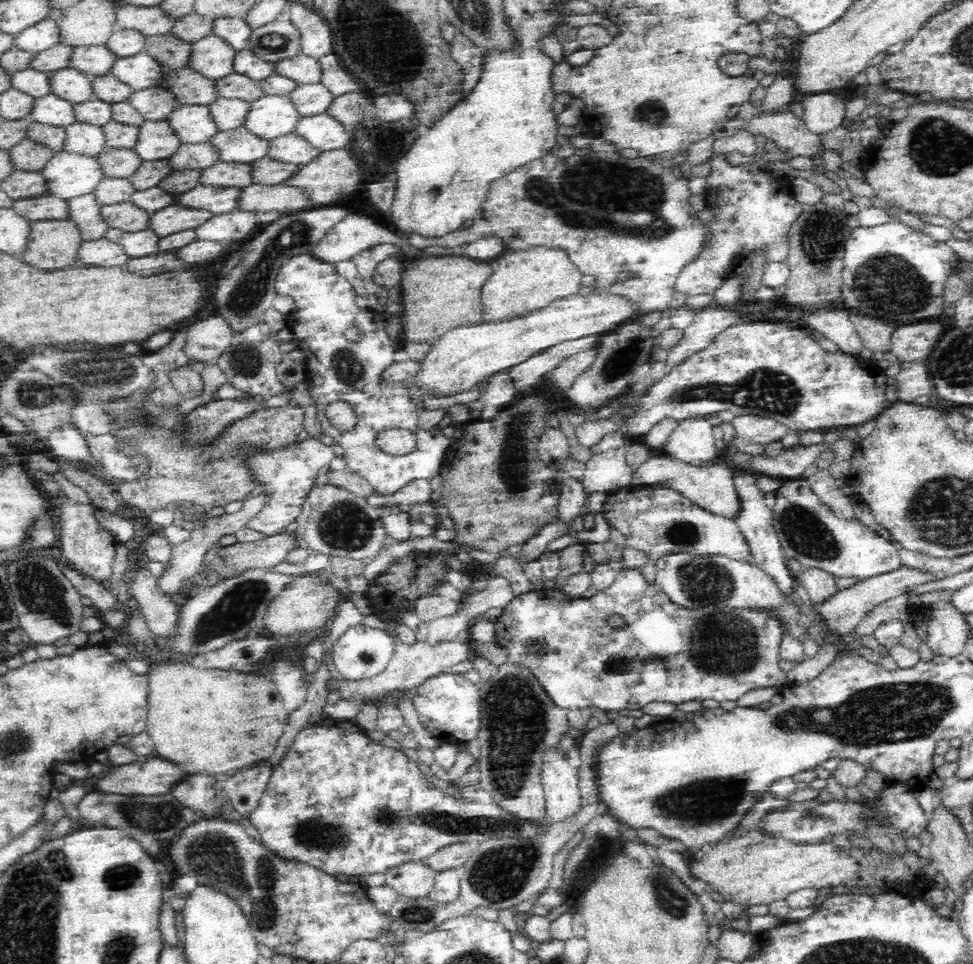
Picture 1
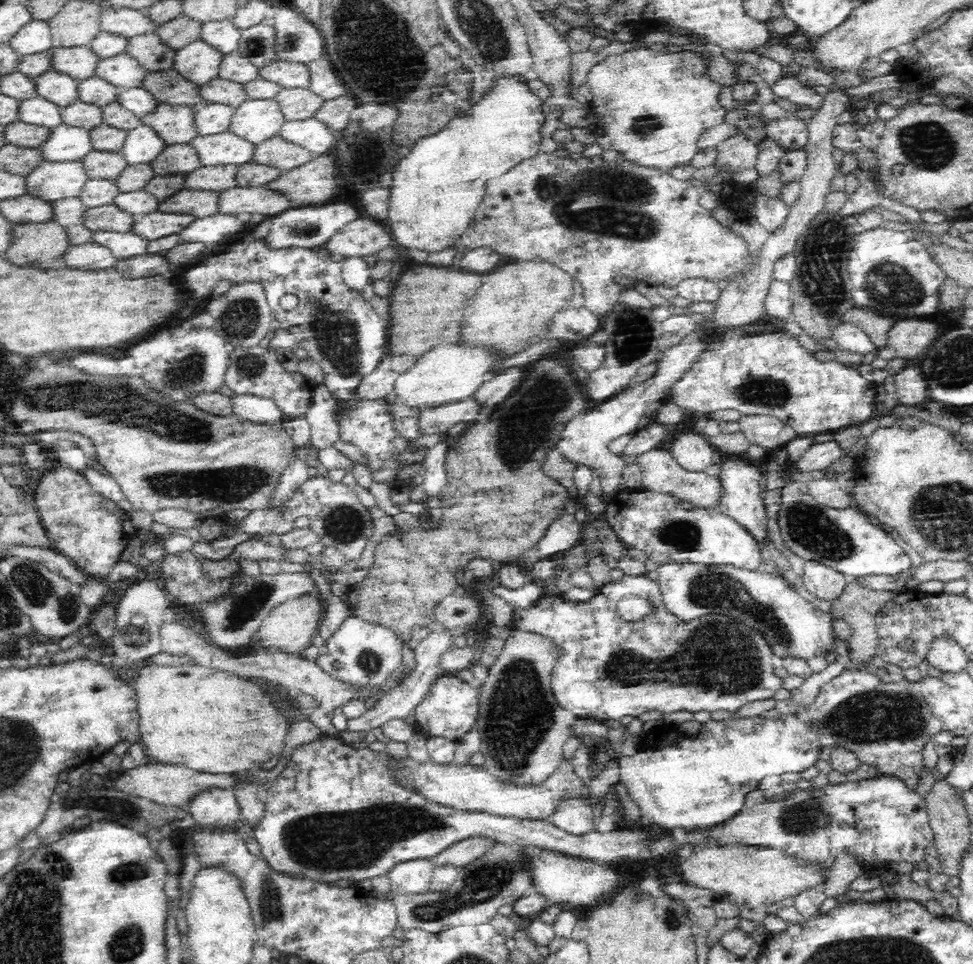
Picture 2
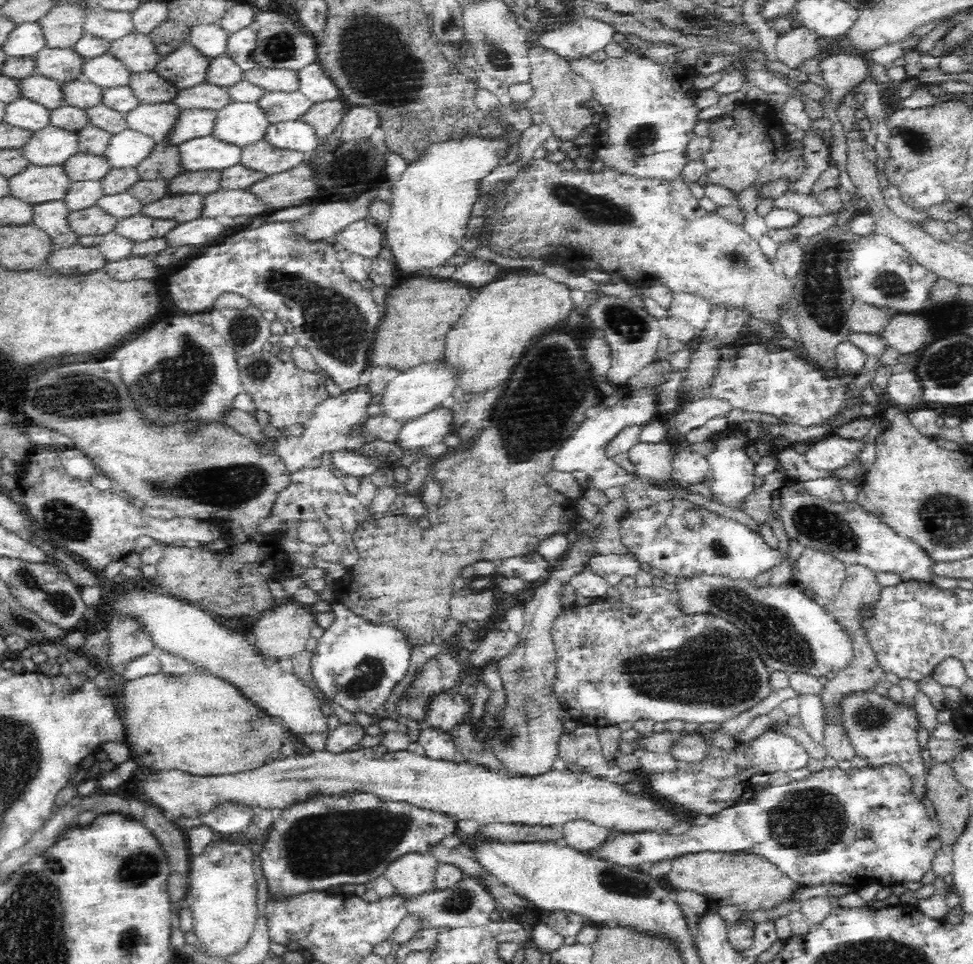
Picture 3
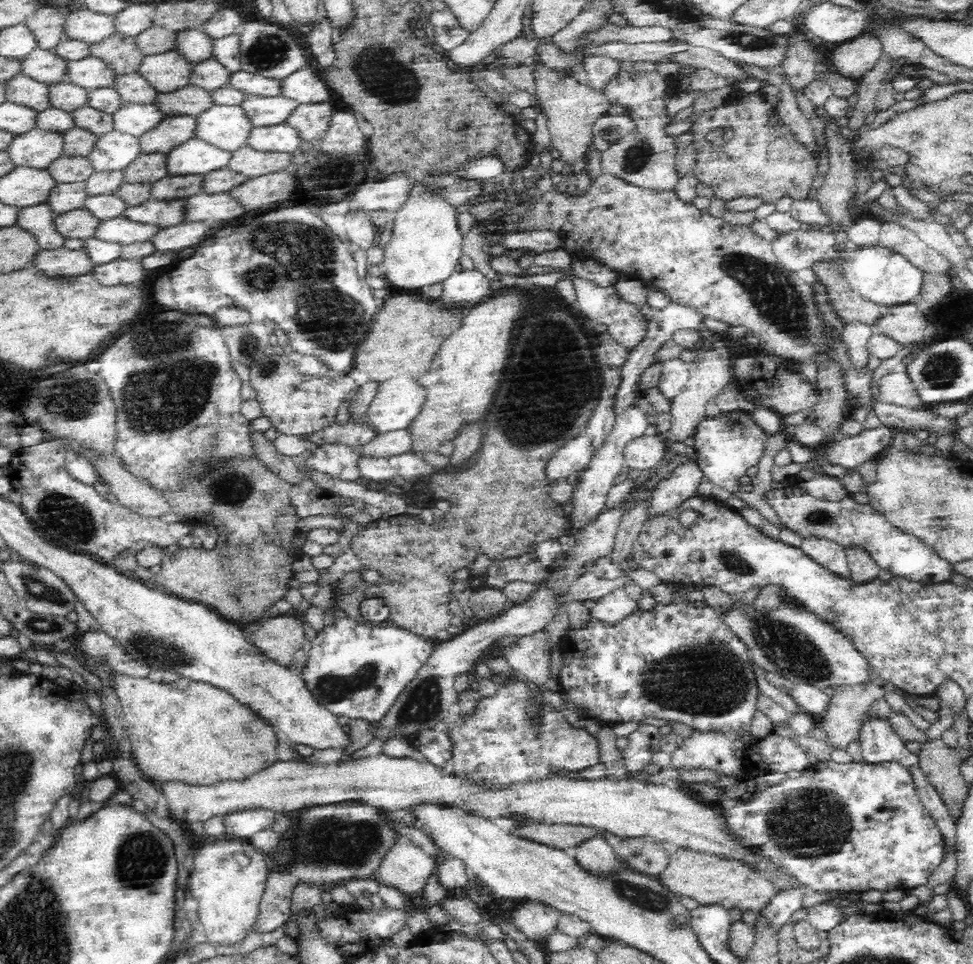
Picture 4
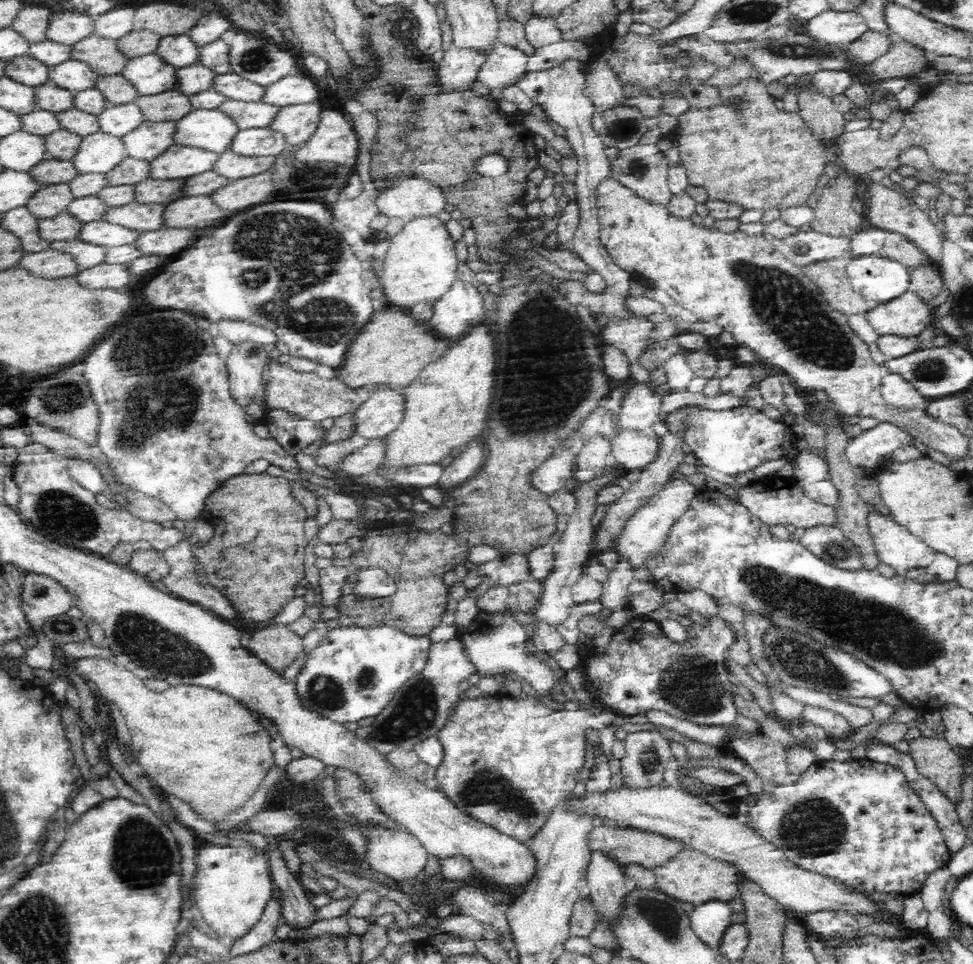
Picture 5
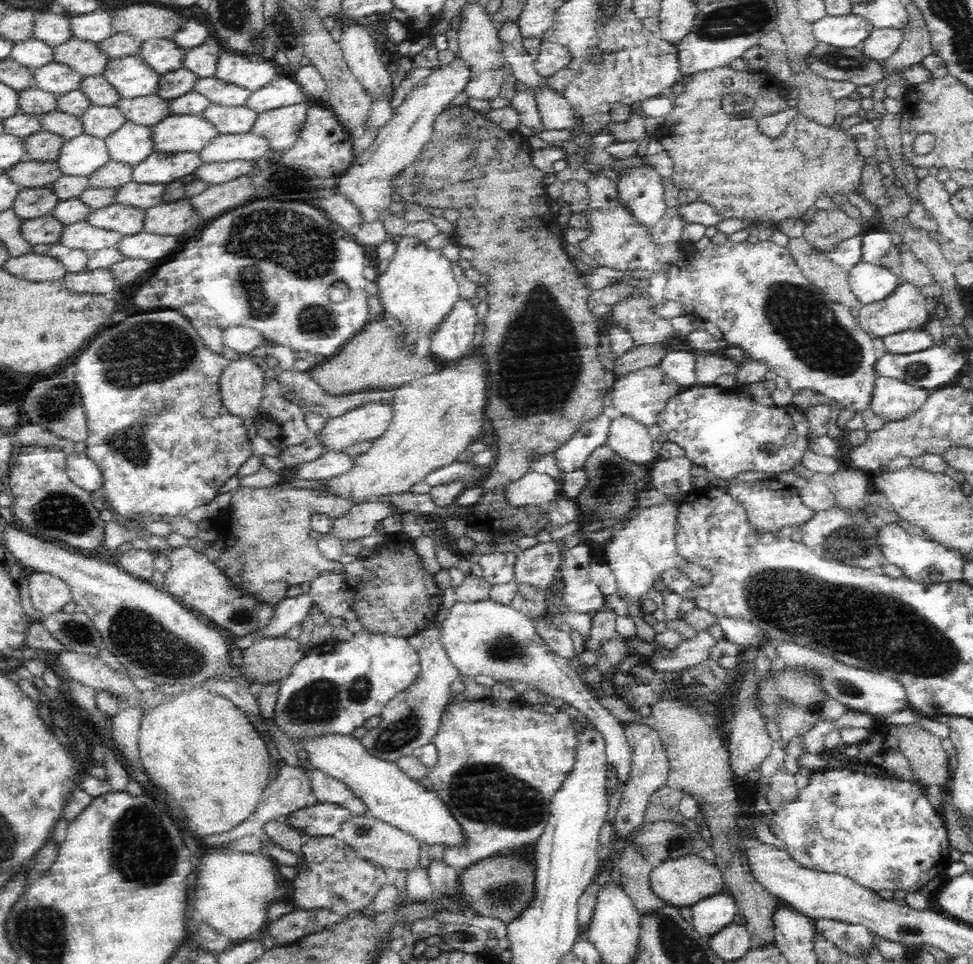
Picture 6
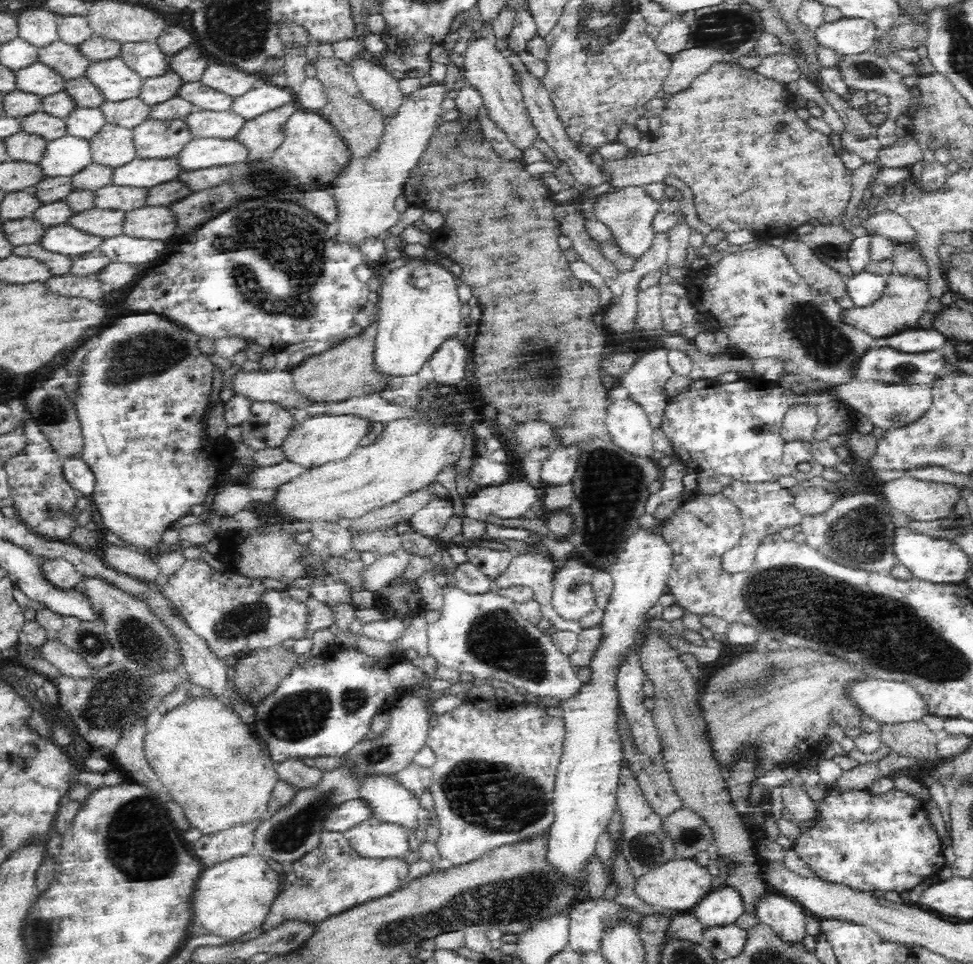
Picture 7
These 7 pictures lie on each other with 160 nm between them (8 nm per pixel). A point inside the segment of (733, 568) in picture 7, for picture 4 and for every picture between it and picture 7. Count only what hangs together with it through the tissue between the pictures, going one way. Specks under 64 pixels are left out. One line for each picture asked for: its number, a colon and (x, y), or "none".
4: (851, 525)
5: (790, 505)
6: (768, 510)

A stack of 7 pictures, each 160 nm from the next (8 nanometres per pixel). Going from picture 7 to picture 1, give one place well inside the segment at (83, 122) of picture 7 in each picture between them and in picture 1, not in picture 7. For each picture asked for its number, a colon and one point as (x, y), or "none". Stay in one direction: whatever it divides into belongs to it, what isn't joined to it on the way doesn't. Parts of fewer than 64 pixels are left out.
1: (194, 124)
2: (175, 124)
3: (157, 121)
4: (137, 120)
5: (120, 120)
6: (101, 121)

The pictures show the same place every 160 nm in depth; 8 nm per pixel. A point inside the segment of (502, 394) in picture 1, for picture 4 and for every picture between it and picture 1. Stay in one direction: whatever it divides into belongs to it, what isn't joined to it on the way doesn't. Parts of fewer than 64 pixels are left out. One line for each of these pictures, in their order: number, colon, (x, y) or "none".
2: (438, 419)
3: (429, 428)
4: (392, 443)

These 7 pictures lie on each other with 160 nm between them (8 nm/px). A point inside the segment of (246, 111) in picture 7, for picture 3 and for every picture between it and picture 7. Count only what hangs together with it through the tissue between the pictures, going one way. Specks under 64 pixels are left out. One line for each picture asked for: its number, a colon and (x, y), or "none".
3: (315, 83)
4: (304, 86)
5: (299, 89)
6: (283, 90)

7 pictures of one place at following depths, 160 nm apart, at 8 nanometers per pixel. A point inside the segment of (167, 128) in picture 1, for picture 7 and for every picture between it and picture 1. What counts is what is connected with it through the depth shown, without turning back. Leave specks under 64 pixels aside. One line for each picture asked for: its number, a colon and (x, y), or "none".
2: (143, 144)
3: (130, 148)
4: (116, 150)
5: (99, 153)
6: (81, 156)
7: (67, 156)

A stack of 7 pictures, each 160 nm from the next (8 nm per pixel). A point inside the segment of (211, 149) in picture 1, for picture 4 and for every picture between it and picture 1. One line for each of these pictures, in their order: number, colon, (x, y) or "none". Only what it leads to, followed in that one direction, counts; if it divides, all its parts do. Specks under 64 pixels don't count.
2: (183, 158)
3: (164, 162)
4: (149, 167)

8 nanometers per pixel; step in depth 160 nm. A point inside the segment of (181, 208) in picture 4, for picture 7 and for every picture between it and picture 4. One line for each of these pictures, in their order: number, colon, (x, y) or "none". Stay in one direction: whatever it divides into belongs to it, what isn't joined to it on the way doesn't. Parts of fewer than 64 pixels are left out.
5: (146, 217)
6: (128, 220)
7: (107, 223)

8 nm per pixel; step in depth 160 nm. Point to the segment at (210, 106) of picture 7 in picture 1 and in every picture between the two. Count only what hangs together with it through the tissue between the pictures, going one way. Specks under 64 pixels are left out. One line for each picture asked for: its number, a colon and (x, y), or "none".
1: (303, 69)
2: (286, 74)
3: (272, 79)
4: (255, 84)
5: (234, 86)
6: (219, 91)

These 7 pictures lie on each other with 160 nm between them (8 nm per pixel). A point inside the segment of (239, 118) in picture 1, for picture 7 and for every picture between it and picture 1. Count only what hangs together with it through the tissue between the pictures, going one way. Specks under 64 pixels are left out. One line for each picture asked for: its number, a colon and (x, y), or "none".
2: (212, 118)
3: (197, 123)
4: (174, 130)
5: (151, 139)
6: (132, 144)
7: (114, 146)

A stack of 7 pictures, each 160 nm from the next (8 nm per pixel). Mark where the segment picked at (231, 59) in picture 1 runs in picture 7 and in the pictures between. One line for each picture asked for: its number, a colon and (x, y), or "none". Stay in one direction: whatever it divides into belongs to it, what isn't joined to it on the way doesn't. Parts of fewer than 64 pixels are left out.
2: (200, 62)
3: (186, 67)
4: (168, 72)
5: (150, 74)
6: (131, 76)
7: (118, 81)

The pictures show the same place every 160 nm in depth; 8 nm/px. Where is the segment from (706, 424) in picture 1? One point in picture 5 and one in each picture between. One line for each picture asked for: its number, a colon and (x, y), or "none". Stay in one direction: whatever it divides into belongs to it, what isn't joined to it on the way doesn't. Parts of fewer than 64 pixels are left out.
2: (692, 450)
3: (689, 467)
4: (683, 483)
5: (645, 533)

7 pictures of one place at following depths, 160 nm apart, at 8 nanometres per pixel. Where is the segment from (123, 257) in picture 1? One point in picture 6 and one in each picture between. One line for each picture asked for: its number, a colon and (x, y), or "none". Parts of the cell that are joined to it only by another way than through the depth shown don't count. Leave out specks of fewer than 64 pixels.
2: (90, 256)
3: (74, 259)
4: (61, 262)
5: (50, 263)
6: (42, 268)

